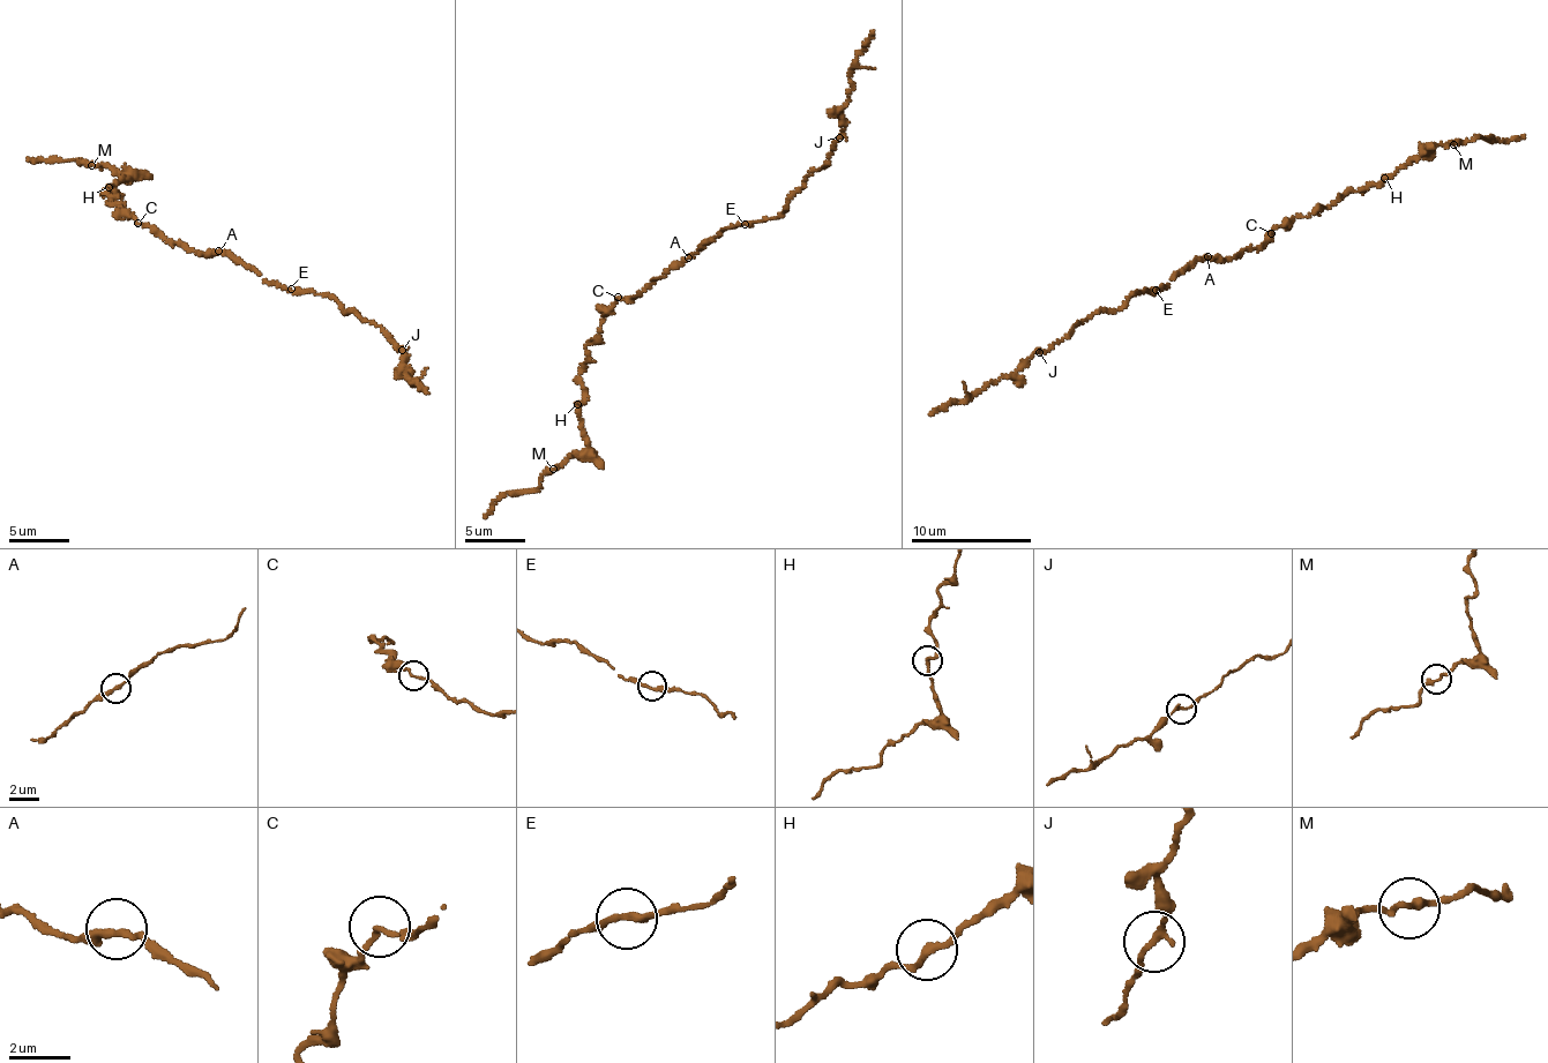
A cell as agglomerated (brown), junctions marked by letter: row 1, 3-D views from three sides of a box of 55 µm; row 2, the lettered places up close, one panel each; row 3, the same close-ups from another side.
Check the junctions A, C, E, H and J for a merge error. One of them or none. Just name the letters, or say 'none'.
none

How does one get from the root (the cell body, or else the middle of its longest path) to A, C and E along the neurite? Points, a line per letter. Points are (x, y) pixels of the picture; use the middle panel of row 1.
A: (672, 263), (688, 257)
C: (672, 263), (662, 277), (651, 281), (637, 297), (626, 300), (618, 297)
E: (672, 263), (693, 256), (698, 248), (722, 234), (723, 230), (745, 224)

